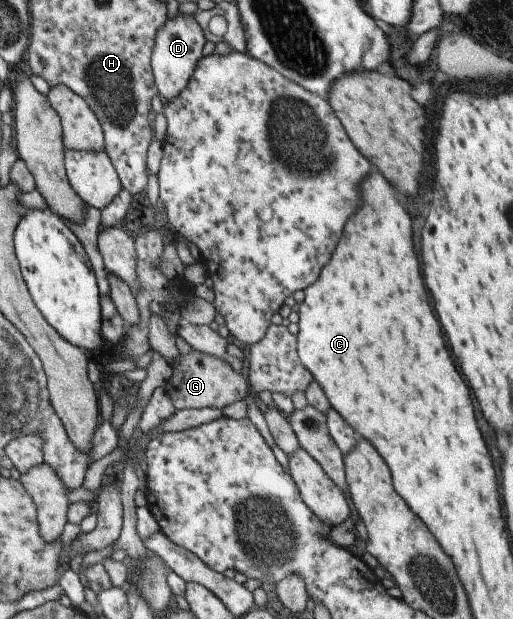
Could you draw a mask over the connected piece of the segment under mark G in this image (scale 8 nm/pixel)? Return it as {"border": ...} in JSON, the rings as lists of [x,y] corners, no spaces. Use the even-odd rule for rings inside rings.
{"border":[[[196,350],[180,354],[180,357],[172,362],[172,368],[173,375],[169,381],[175,389],[172,387],[170,391],[170,403],[176,410],[206,407],[218,407],[221,410],[235,401],[240,401],[249,391],[247,378],[240,373],[234,373],[227,360],[216,359]]]}

